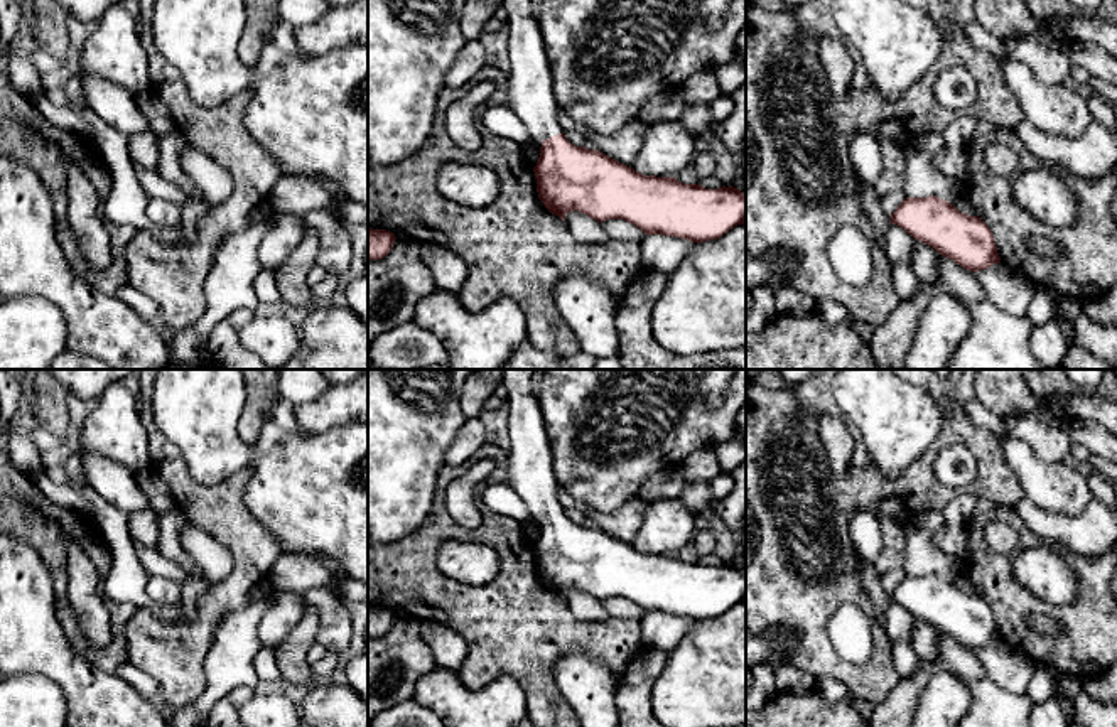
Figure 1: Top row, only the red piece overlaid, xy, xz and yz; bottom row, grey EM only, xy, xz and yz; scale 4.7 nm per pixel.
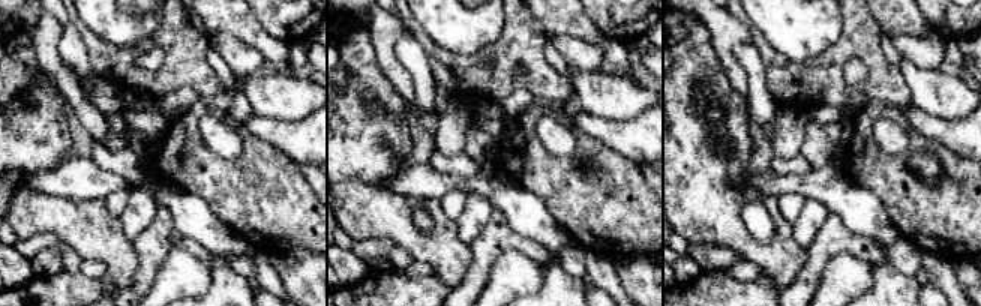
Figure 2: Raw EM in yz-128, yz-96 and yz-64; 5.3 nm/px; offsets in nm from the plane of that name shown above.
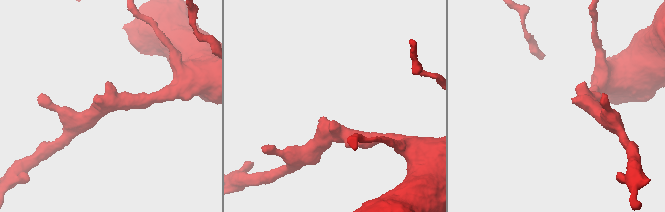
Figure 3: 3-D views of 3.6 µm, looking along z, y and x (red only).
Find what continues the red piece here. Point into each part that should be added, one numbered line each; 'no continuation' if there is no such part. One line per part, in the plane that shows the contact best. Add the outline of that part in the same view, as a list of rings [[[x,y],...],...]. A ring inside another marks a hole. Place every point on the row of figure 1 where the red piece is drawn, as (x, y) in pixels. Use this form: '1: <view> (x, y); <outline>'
1: xz (530, 88); [[[503,0],[508,12],[505,29],[510,34],[506,106],[528,127],[537,142],[562,133],[553,79],[543,51],[537,17],[530,10],[532,0]]]

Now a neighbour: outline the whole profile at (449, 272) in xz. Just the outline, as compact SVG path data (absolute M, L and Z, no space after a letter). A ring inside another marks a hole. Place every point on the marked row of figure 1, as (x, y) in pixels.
M420 243L420 261L429 268L437 290L457 295L467 278L467 265L454 251L435 243Z

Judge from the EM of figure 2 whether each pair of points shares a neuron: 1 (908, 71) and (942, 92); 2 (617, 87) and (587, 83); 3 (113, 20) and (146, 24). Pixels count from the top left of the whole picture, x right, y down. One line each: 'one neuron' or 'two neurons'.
1: one neuron
2: one neuron
3: one neuron

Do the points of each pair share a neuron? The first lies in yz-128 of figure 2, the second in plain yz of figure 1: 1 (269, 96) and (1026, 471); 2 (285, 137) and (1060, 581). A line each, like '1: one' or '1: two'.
1: one
2: two

